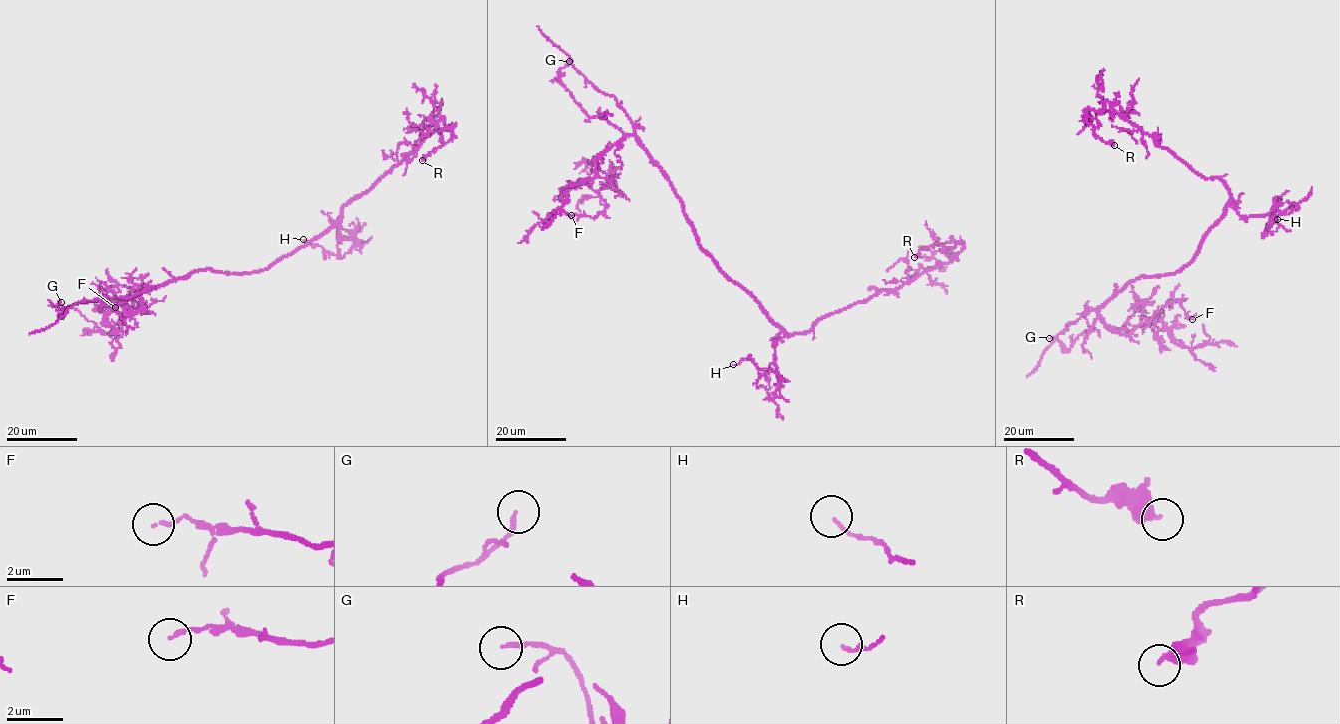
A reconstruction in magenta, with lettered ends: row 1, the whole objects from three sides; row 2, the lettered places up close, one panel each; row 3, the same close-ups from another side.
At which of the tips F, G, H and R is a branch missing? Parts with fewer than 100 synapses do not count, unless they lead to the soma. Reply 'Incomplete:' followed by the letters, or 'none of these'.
Incomplete: none of these

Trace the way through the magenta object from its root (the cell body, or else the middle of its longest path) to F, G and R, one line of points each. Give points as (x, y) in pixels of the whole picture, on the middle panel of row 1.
F: (726, 274), (699, 244), (660, 166), (632, 135), (603, 151), (587, 182), (605, 210), (594, 217), (571, 215)
G: (726, 274), (700, 246), (683, 202), (641, 143), (605, 119), (590, 118), (562, 84), (559, 69), (569, 61)
R: (726, 274), (792, 335), (949, 263), (964, 246), (937, 243), (914, 257)

